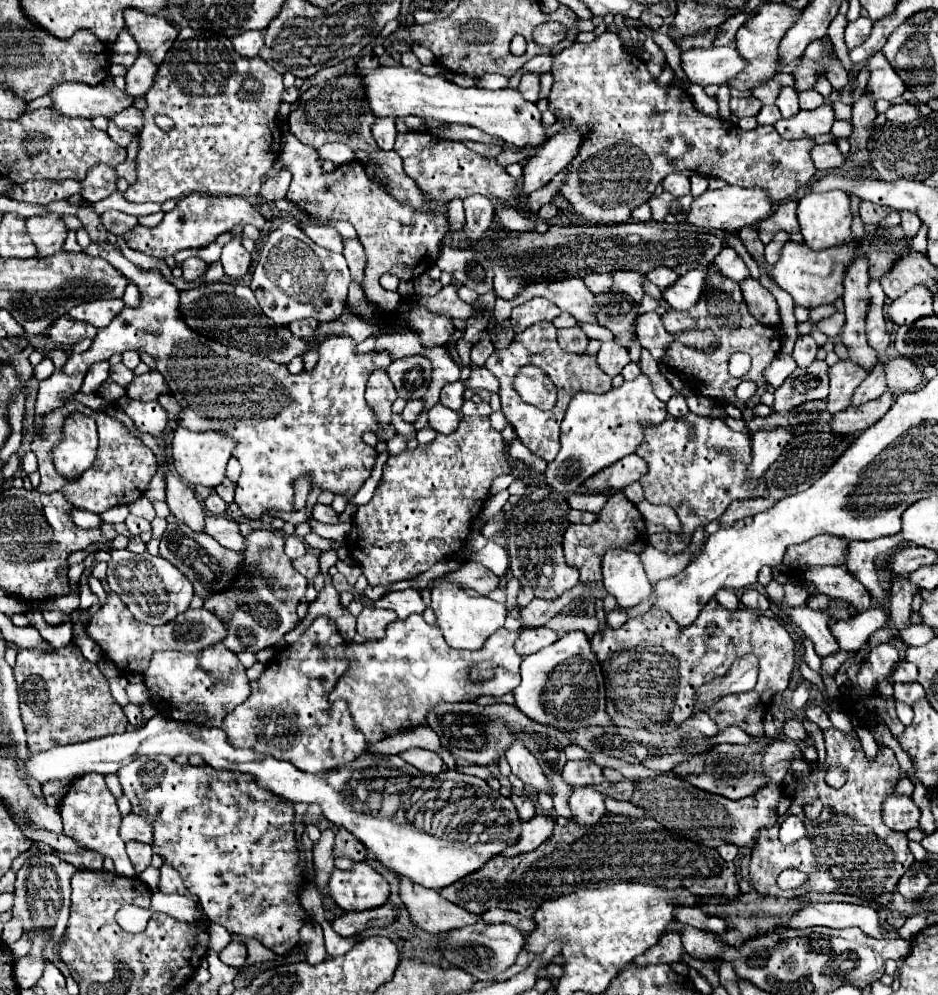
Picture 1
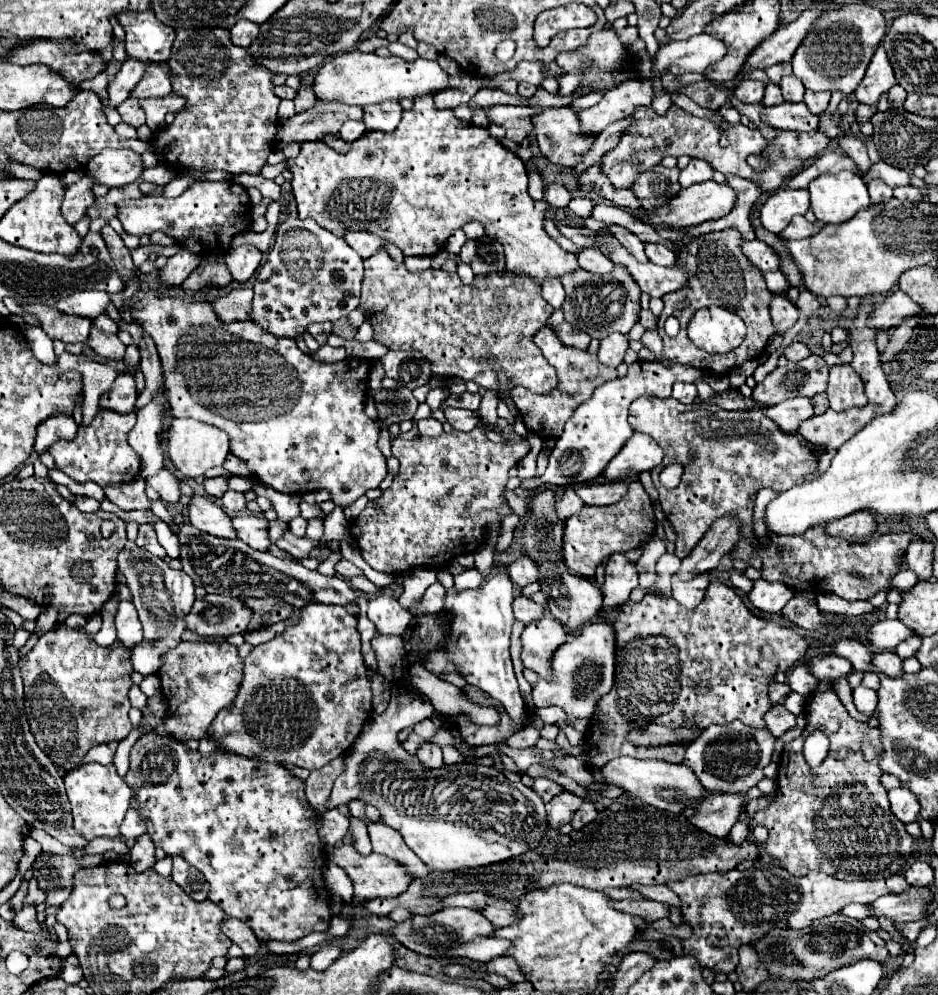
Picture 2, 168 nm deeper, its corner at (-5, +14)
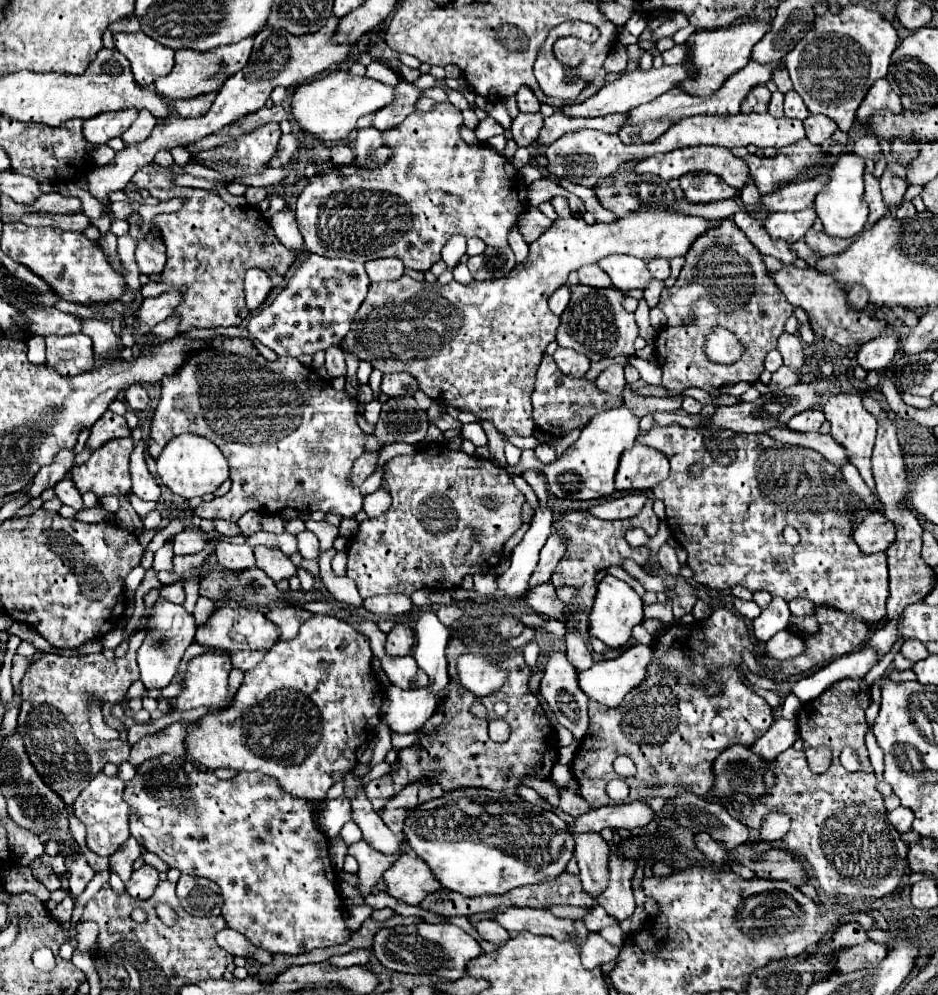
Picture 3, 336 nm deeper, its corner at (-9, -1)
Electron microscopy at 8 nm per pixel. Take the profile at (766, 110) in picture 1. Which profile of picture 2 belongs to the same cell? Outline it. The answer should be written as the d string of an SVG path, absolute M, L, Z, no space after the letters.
M767 84L767 88L765 88L765 98L763 98L763 104L765 104L767 108L771 108L771 106L777 106L777 104L781 104L781 102L783 102L781 88L779 88L777 84Z

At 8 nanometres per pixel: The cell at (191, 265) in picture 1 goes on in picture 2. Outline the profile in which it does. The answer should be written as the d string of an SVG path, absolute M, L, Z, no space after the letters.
M181 248L175 256L169 258L167 266L161 270L161 284L165 286L179 286L183 280L199 266L201 256Z

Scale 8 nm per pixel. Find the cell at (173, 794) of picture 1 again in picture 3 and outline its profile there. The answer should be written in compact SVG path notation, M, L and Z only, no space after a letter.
M159 755L137 767L137 775L125 783L123 799L129 803L131 835L139 845L181 873L215 881L225 897L223 919L255 947L271 953L301 955L317 947L345 943L351 937L343 919L345 903L337 893L337 877L327 853L329 841L327 835L315 827L313 805L303 799L293 799L293 795L279 787L277 779L255 771L239 773L223 781L209 771L201 771L185 757Z

